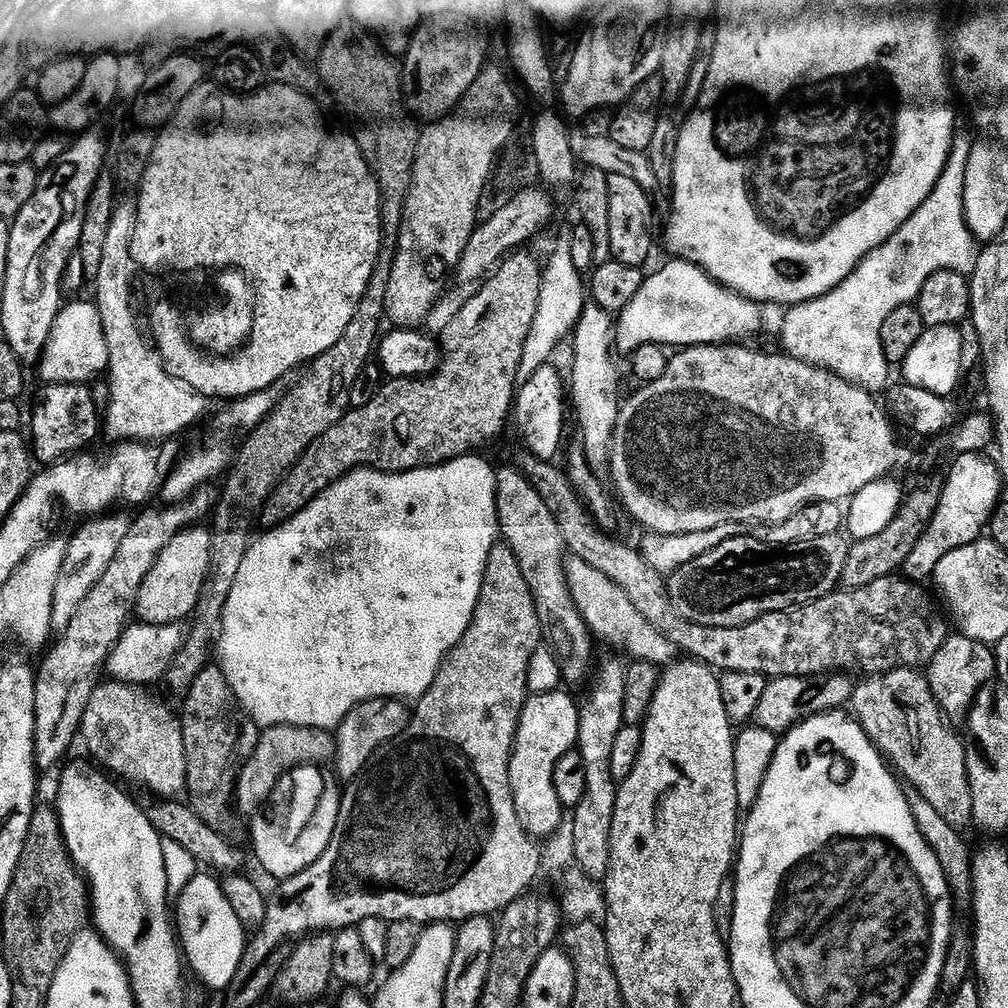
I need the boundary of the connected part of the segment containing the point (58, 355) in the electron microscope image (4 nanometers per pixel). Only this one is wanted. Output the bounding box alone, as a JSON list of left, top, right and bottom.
[38,300,108,385]

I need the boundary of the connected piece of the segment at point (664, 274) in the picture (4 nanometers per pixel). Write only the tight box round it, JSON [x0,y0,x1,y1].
[612,262,762,355]

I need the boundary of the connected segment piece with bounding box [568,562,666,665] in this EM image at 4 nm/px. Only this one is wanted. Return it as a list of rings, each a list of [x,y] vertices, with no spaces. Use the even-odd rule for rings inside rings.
[[[586,562],[572,564],[572,581],[568,583],[568,589],[572,592],[576,609],[597,637],[600,635],[604,640],[621,644],[632,655],[633,661],[654,665],[661,663],[660,659],[664,656],[664,650],[666,651],[662,634],[638,614],[638,610],[630,604],[629,598],[612,578],[592,569]]]

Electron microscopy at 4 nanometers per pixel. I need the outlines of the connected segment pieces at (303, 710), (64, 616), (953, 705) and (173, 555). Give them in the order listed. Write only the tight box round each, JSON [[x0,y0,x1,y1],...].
[[218,454,501,731],[51,514,131,632],[926,634,996,721],[134,526,212,624]]

